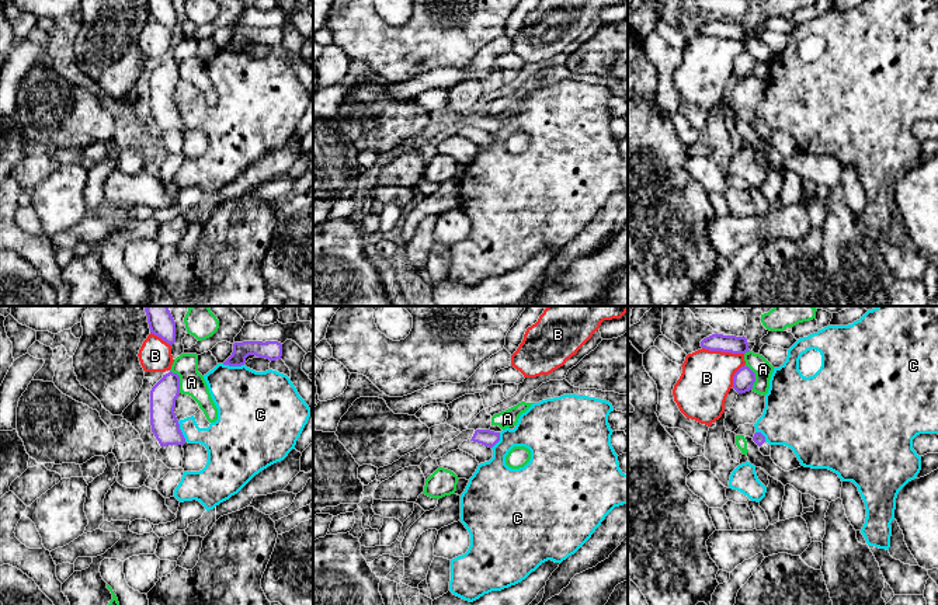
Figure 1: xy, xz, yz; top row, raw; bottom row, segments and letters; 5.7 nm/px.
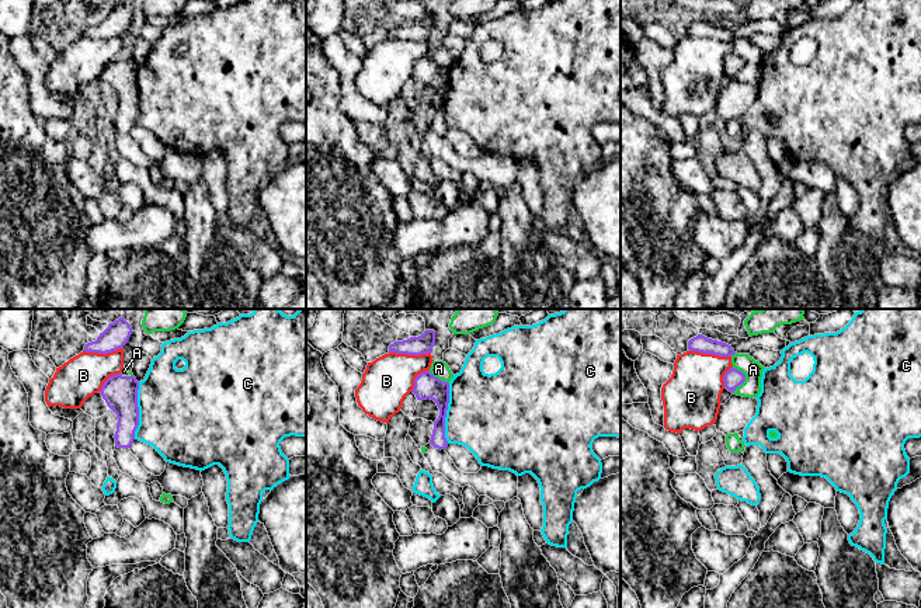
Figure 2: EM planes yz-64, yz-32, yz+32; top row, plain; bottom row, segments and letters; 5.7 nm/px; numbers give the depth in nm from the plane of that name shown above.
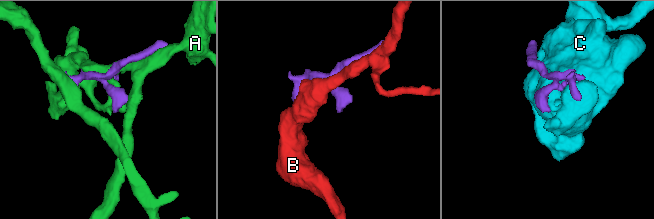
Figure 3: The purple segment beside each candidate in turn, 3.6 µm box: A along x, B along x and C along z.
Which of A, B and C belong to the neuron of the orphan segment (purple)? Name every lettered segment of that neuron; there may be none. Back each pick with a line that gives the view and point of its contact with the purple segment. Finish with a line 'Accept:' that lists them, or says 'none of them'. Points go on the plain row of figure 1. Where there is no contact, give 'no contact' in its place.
Accept: none of them

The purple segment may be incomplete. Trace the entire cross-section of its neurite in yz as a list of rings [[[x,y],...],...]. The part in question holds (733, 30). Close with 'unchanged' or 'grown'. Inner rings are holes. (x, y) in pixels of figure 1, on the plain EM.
[[[712,20],[701,27],[701,32],[709,36],[722,36],[732,39],[748,38],[747,24],[736,21]]]; unchanged

